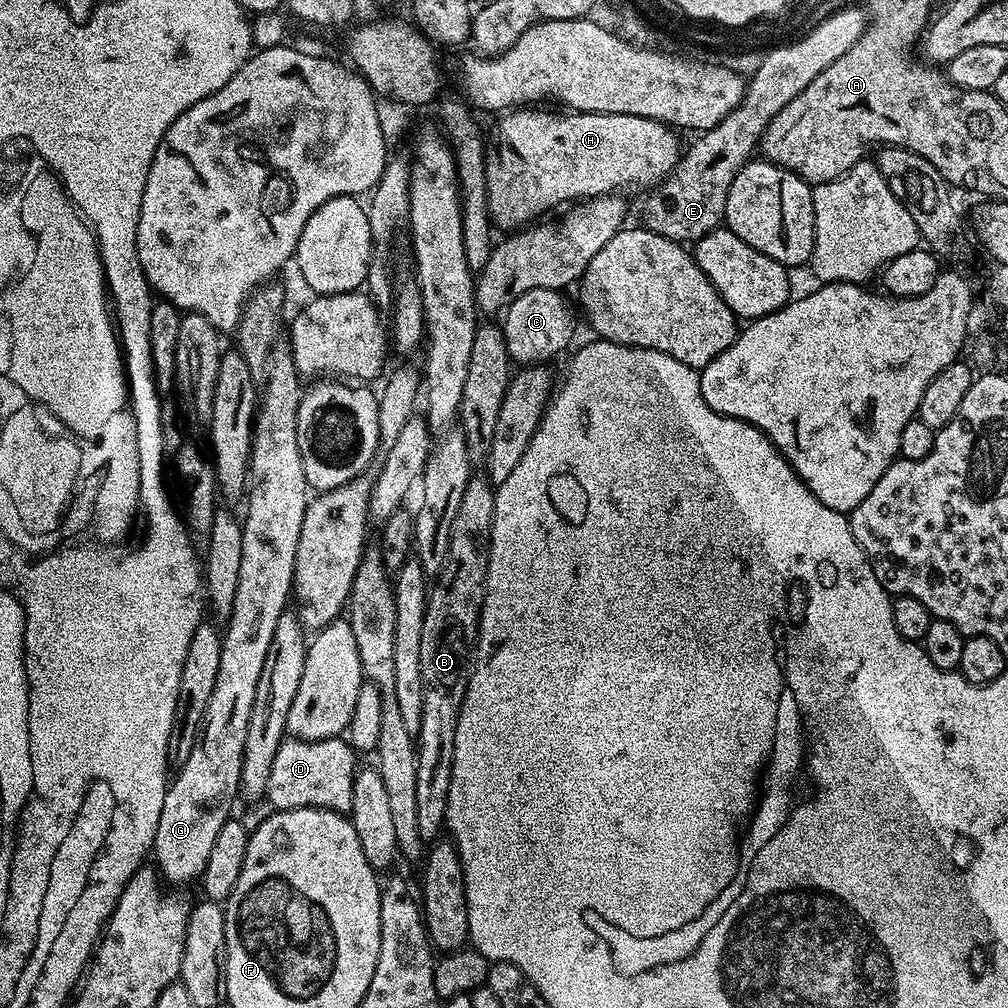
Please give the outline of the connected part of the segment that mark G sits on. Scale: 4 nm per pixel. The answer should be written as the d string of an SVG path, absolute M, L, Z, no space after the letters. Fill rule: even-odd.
M277 343L272 350L266 379L252 434L252 462L250 487L246 493L248 513L242 516L242 567L238 570L238 590L234 594L234 610L228 616L222 635L222 659L218 665L218 678L214 681L214 694L210 694L210 706L206 706L204 722L198 729L194 750L190 758L179 765L180 772L171 777L162 802L162 815L158 818L158 834L154 834L152 856L159 875L169 884L192 883L205 870L206 859L214 847L218 830L233 815L232 803L241 795L242 754L246 746L246 726L250 726L250 710L254 710L254 694L258 691L258 678L262 678L262 665L266 662L266 650L270 650L270 638L274 638L274 626L289 607L292 591L292 575L298 550L298 534L302 534L302 518L308 509L310 489L303 469L302 452L298 442L298 408L302 395L302 377L292 361L292 345Z

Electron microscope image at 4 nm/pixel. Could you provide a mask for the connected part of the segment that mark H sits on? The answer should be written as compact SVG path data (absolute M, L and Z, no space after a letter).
M520 106L515 110L508 110L499 117L500 120L492 128L492 133L487 133L485 147L485 180L486 194L488 195L488 212L491 216L491 223L497 229L508 228L516 230L521 226L531 225L539 221L543 212L548 212L551 208L556 208L559 204L567 205L569 202L580 202L585 198L593 196L611 196L613 194L629 194L636 192L639 188L643 190L655 189L670 175L679 163L682 155L682 144L675 131L661 120L651 120L642 118L634 114L610 114L609 112L573 112L571 110L559 110L560 112L539 112L536 106Z

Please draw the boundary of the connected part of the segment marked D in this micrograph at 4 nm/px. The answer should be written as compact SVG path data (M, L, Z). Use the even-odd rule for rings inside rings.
M285 738L274 754L266 799L273 809L325 808L331 812L351 813L354 778L358 771L358 752L344 738L334 740L293 740Z

